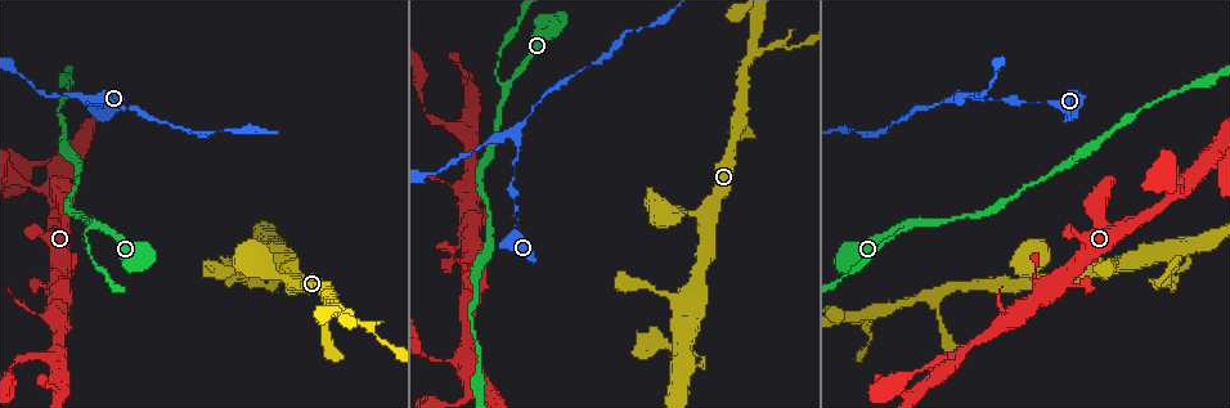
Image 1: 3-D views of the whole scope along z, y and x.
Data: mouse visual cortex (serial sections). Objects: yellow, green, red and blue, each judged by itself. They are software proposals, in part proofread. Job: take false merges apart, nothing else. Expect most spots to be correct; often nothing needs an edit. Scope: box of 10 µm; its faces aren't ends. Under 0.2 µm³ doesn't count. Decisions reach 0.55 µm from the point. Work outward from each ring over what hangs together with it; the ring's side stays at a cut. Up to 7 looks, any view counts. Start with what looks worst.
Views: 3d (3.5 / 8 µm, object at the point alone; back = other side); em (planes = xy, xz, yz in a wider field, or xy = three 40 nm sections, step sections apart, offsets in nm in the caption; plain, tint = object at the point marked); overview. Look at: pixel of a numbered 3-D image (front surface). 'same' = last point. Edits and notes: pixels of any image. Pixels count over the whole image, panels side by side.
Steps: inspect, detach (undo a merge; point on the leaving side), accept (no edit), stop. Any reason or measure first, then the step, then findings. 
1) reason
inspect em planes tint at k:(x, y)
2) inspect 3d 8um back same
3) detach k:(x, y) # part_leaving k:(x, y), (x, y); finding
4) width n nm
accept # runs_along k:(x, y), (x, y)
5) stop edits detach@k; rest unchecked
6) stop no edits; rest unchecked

three-way junction
inspect 3d 3.5um at 1:(519, 139)

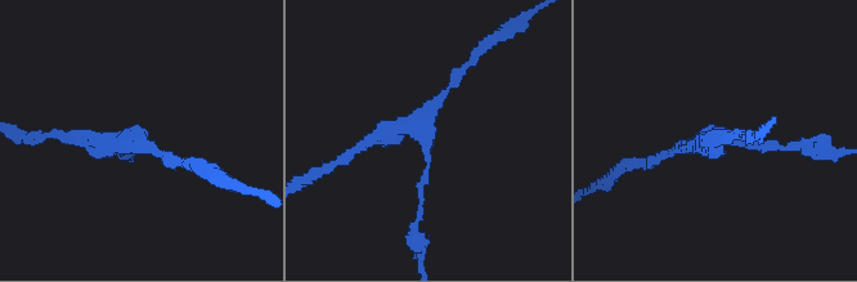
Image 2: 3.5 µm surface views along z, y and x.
shape alone is not enough
inspect em planes tint at 2:(425, 135)

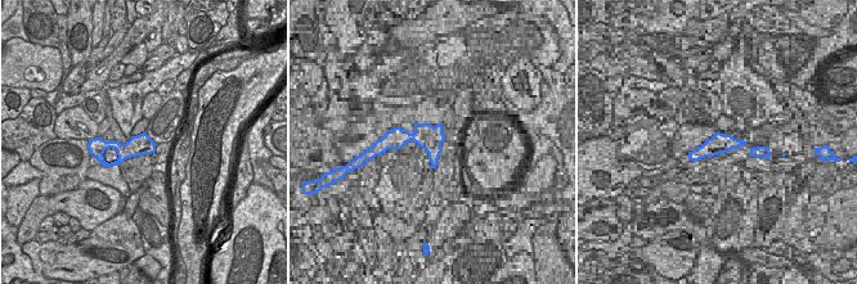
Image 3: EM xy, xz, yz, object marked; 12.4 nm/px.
another direction
inspect em xy step 5 tint same

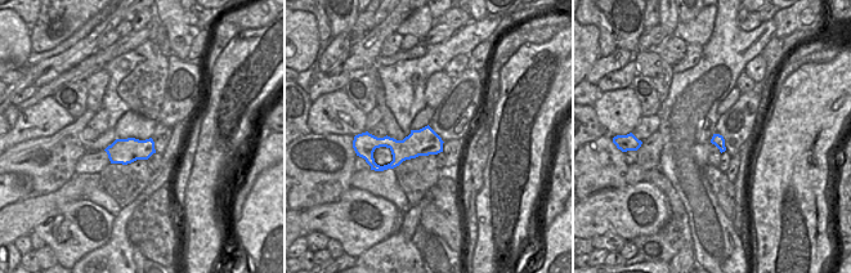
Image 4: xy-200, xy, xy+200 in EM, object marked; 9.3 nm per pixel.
accept # runs_along 2:(420, 219), (427, 113), (463, 68); all the same cell

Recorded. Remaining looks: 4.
side arm on a straight run
inspect 3d 3.5um at 1:(508, 85)

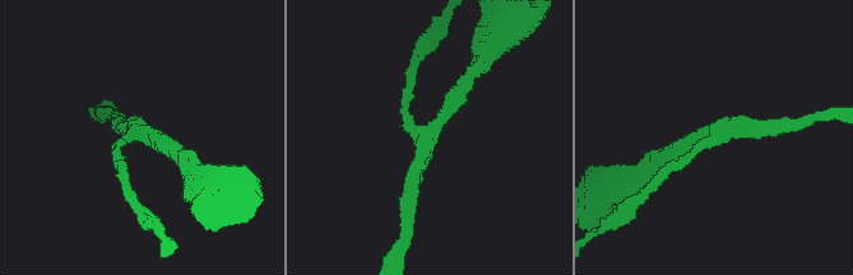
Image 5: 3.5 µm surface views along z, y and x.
arms 3; arm_widths 150, 200, 200 nm
inspect em xy step 1 tint at 5:(427, 137)

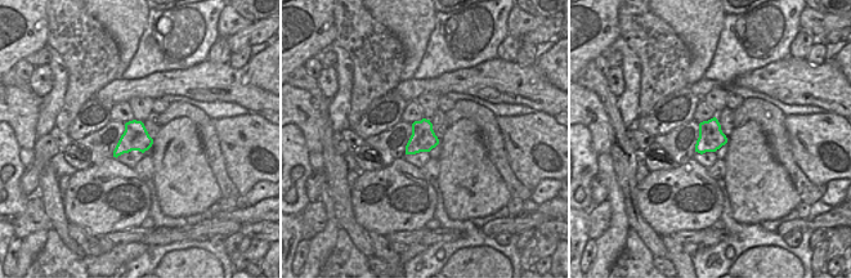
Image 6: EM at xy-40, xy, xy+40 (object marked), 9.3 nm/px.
inspect em xy step 3 tint same

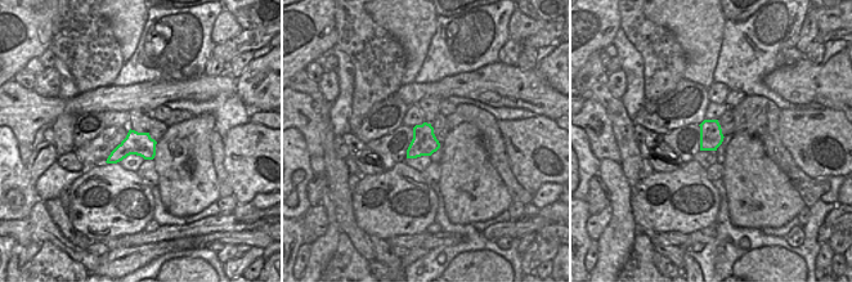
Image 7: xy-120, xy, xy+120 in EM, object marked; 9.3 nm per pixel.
accept # runs_along 5:(472, 73), (426, 135), (405, 215); all the same cell

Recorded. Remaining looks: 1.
stop no edits; rest unchecked

